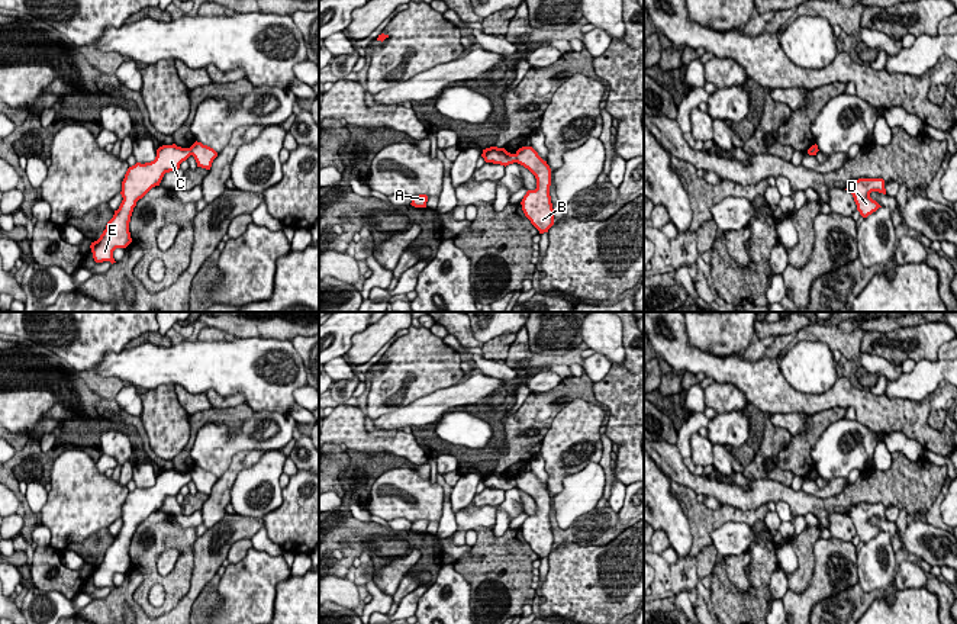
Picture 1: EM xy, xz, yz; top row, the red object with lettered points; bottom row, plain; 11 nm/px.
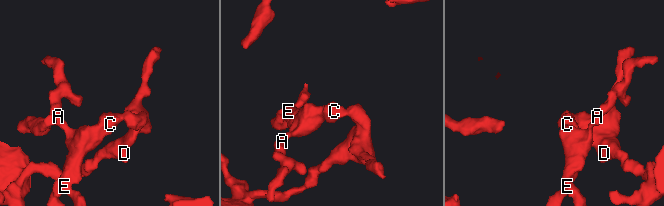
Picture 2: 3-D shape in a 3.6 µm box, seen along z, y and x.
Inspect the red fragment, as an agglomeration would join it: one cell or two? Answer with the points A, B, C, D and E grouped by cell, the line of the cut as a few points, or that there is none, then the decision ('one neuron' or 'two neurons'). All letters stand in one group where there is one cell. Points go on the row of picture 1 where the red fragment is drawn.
groups A C E / B D; cut xz (515, 154), (516, 161); two neurons

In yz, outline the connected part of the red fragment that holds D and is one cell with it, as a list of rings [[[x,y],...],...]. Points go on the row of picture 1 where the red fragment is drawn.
[[[858,178],[854,180],[845,190],[853,194],[857,210],[863,218],[867,218],[879,208],[882,208],[876,200],[870,197],[870,193],[879,192],[886,194],[883,178]]]

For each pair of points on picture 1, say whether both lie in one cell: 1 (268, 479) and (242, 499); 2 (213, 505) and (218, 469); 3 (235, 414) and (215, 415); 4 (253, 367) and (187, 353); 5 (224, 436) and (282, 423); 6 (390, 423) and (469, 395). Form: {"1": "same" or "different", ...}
{"1": "same", "2": "different", "3": "same", "4": "same", "5": "same", "6": "same"}

